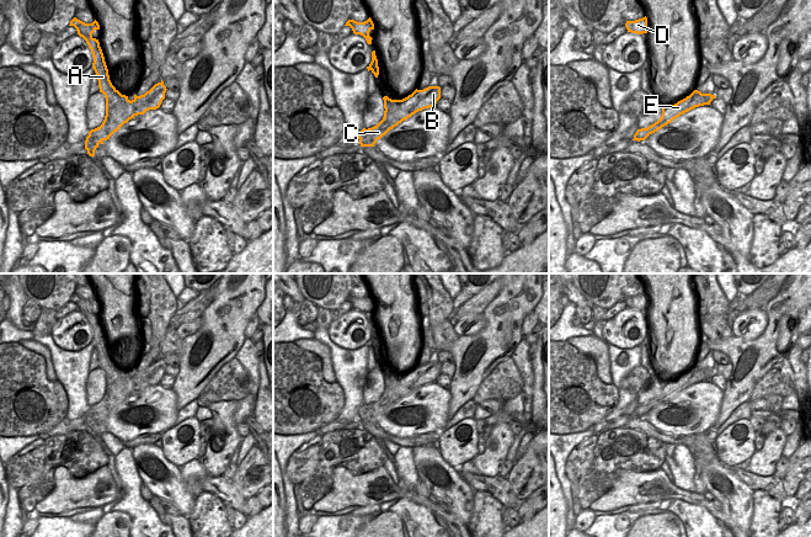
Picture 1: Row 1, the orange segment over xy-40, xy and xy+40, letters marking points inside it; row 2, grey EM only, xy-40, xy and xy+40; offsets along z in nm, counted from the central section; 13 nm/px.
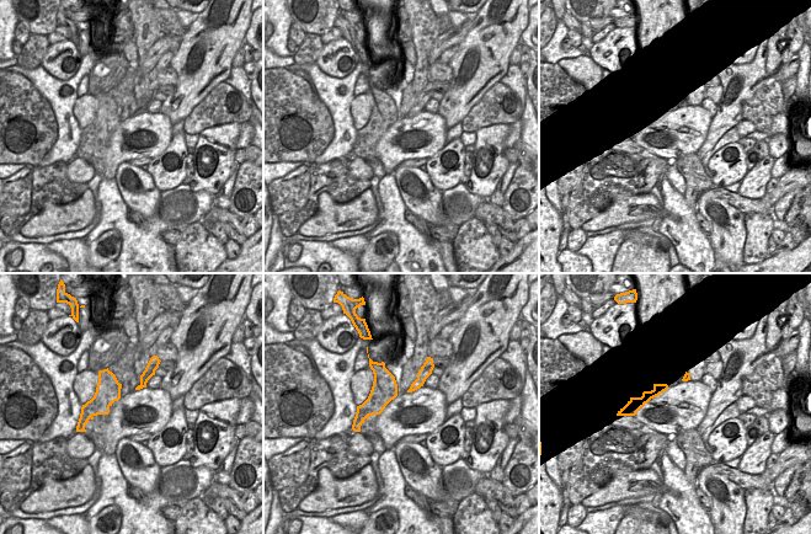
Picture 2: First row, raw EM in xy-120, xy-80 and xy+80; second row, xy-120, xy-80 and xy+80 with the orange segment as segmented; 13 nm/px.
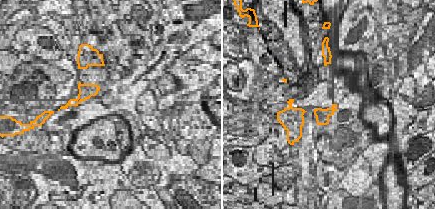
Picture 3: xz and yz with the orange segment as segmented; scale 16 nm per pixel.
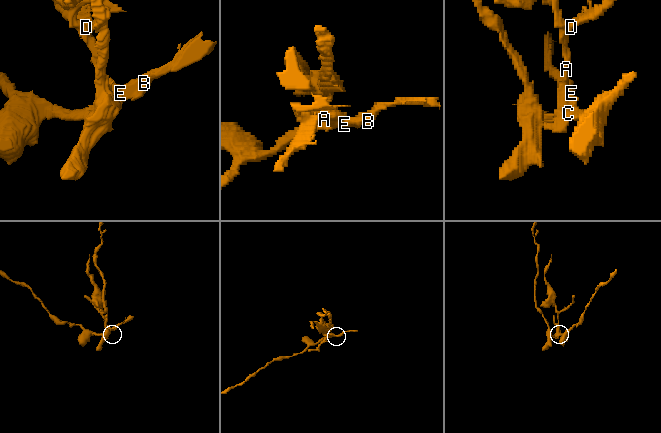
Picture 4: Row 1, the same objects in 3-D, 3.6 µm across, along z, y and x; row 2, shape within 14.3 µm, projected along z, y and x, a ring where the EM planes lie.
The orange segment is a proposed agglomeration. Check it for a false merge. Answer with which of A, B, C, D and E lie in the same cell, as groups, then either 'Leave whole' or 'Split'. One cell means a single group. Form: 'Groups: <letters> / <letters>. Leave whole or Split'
Groups: A C D E / B. Split

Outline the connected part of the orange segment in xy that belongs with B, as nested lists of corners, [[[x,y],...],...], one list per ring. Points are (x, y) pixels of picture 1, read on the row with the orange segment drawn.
[[[428,86],[423,90],[416,89],[405,99],[412,102],[412,106],[409,108],[409,113],[412,116],[418,111],[436,106],[437,101],[441,99],[441,87]]]

